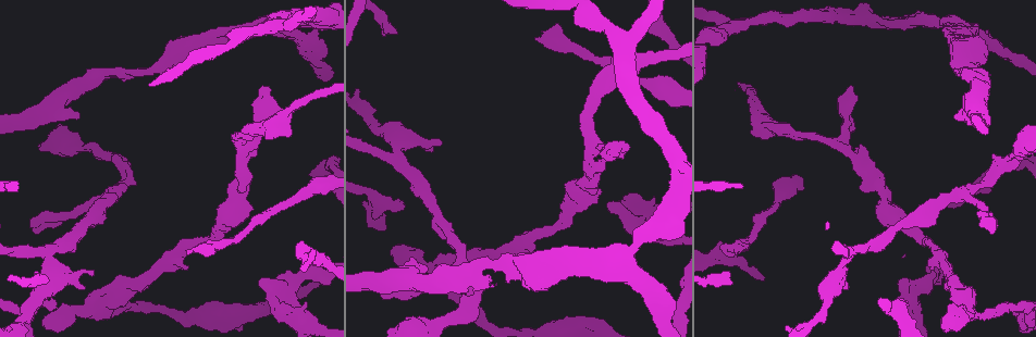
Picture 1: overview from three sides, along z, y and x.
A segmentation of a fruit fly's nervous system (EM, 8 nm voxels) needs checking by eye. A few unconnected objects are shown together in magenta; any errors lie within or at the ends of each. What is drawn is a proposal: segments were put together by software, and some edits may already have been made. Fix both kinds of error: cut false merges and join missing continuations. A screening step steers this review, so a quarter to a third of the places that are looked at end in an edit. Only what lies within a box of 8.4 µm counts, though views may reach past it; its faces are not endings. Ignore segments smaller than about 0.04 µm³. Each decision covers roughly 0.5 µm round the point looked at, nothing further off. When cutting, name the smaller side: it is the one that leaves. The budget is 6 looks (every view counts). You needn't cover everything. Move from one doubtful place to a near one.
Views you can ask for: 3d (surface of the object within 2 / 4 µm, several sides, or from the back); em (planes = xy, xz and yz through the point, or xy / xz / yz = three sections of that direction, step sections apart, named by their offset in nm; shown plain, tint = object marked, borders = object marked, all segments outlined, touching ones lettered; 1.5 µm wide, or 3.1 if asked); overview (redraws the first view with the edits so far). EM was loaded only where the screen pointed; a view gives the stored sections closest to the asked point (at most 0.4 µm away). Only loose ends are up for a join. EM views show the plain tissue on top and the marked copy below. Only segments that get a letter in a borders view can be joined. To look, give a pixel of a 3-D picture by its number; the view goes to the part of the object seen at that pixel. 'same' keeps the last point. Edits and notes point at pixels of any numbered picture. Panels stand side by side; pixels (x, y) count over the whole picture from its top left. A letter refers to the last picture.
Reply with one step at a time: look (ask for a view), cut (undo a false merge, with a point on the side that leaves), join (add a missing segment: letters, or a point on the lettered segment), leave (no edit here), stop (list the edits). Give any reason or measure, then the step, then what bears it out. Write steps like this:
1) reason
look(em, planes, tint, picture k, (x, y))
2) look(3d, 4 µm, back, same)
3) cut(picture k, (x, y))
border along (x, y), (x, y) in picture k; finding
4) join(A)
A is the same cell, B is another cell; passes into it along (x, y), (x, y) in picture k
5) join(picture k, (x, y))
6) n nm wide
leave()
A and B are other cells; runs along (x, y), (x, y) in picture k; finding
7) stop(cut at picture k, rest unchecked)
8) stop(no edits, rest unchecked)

free end
look(em, xz, step 4, tint, picture 1, (597, 247))

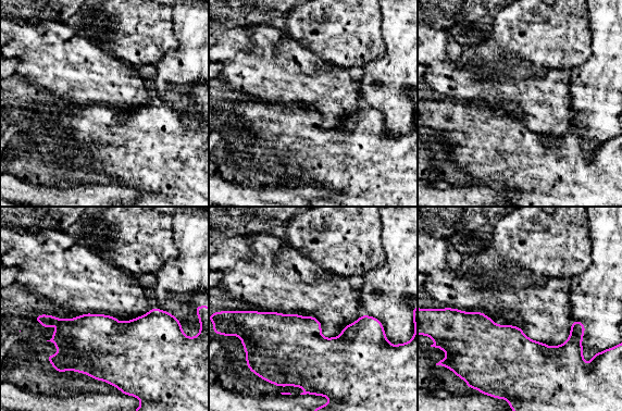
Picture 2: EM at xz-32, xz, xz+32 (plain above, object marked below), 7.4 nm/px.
look(em, xz, step 4, borders, same)

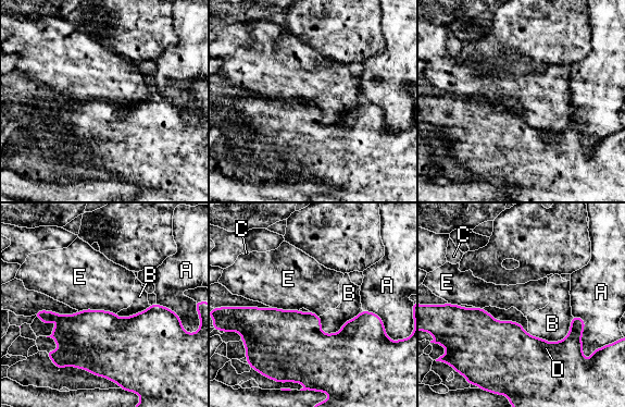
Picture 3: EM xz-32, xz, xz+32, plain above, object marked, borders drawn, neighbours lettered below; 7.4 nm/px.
leave()
A, B, C, D and E are other cells; none of them fits

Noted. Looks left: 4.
calibre changes
look(em, planes, tint, picture 1, (132, 282))

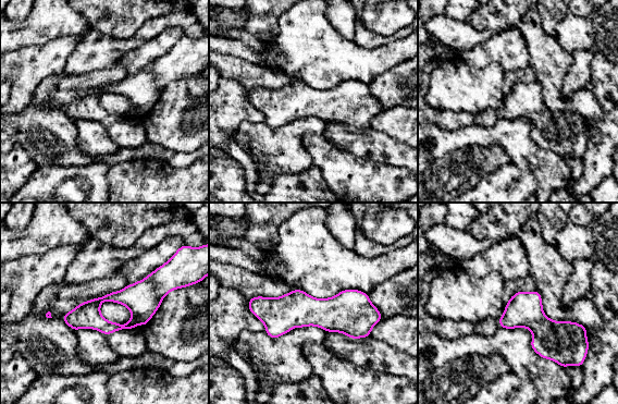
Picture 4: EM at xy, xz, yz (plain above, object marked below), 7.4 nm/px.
look(em, planes, borders, same)

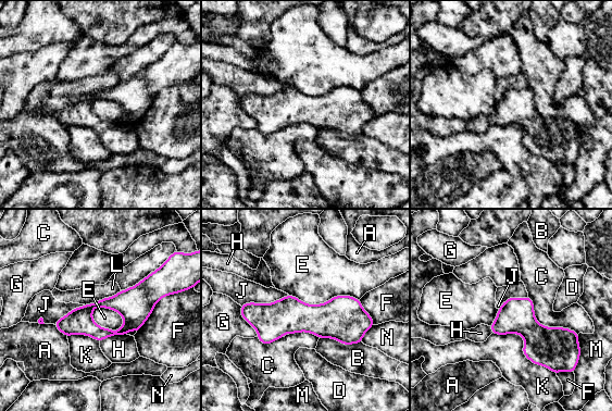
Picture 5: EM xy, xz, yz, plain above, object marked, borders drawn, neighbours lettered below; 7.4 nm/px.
leave()
A, B, C, D, E, F, G, H, J, K, L, M and N are other cells; border along (121, 290), (84, 304) in picture 5; continuous, no second neuron

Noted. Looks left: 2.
free end
look(3d, 2 µm, picture 1, (401, 205))

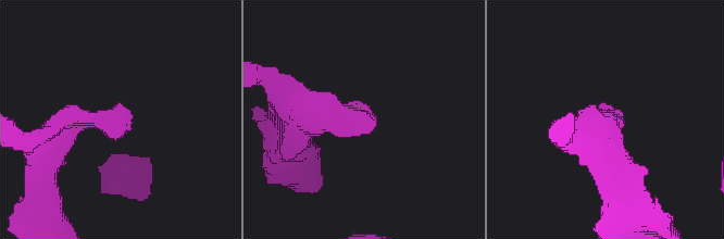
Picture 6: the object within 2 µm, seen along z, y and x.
look(em, planes, borders, picture 6, (371, 122))

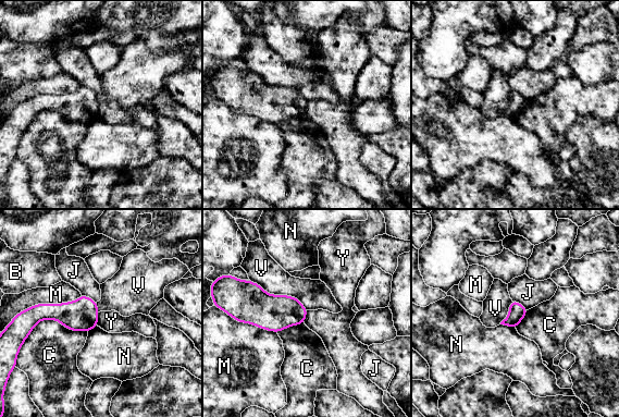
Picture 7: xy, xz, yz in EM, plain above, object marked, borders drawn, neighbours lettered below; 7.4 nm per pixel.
130 nm wide
leave()
B, C, J, M, N, V and Y are other cells; border along (99, 313), (97, 326) in picture 7; none of them fits

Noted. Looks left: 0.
stop(no edits, rest unchecked)

